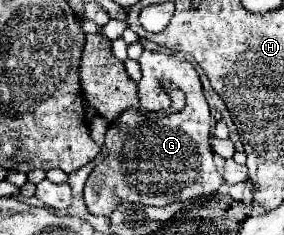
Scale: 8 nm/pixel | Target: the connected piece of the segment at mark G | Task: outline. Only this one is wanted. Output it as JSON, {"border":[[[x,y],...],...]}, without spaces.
{"border":[[[149,50],[141,54],[139,64],[142,78],[137,87],[145,110],[169,108],[171,100],[159,88],[159,82],[163,81],[171,81],[179,86],[185,92],[187,102],[181,112],[171,116],[151,118],[141,114],[139,110],[125,110],[115,122],[111,122],[105,136],[105,146],[115,146],[117,150],[111,152],[101,164],[97,164],[85,184],[85,204],[89,212],[97,216],[109,216],[111,210],[115,210],[119,198],[131,198],[149,206],[167,206],[215,194],[223,182],[221,174],[215,168],[213,150],[209,146],[209,106],[203,96],[195,68],[175,54],[161,54]]]}

